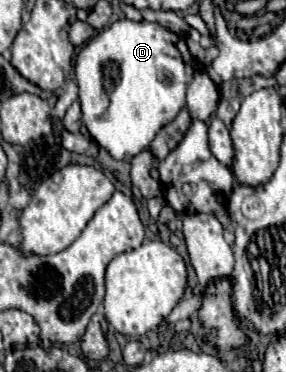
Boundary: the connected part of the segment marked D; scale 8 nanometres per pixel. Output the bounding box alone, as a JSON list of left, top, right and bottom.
[76,19,194,161]

